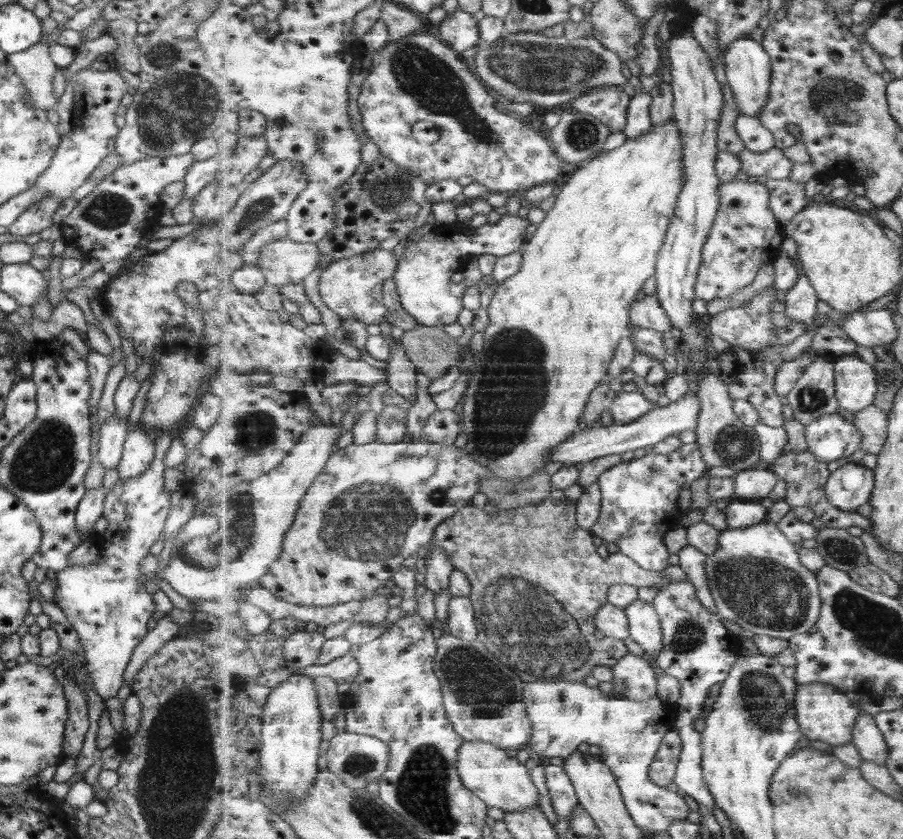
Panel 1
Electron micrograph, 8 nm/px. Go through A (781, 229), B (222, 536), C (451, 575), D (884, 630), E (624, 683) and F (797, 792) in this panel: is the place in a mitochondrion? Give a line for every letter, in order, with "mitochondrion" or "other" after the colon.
A: other
B: mitochondrion
C: other
D: mitochondrion
E: mitochondrion
F: mitochondrion

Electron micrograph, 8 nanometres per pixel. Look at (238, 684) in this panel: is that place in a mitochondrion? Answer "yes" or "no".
no

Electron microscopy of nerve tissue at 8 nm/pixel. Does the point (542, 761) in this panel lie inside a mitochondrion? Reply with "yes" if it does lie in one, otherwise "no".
no

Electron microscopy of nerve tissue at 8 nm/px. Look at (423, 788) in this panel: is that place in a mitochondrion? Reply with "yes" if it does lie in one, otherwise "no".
yes

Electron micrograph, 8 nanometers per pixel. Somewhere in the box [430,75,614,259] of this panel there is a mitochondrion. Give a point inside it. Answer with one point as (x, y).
(581, 133)

